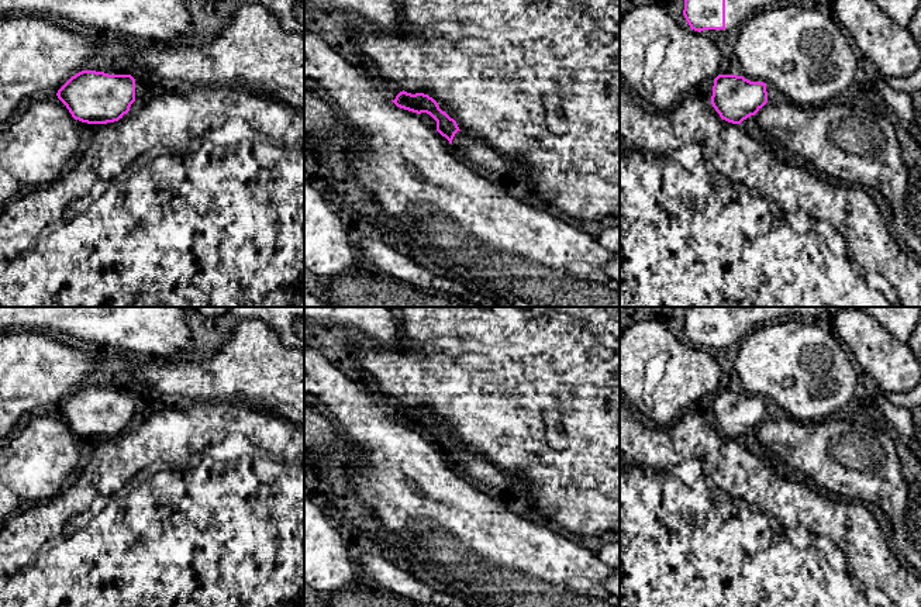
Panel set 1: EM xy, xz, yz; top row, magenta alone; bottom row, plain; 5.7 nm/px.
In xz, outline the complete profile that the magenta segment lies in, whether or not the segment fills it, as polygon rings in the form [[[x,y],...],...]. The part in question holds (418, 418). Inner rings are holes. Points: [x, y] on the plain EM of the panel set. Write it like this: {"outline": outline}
{"outline": [[[400,407],[394,415],[391,415],[397,423],[421,430],[427,428],[437,437],[437,446],[445,452],[449,459],[452,459],[452,455],[455,449],[459,445],[456,437],[451,434],[445,427],[442,427],[438,421],[438,418],[424,408],[407,408]]]}

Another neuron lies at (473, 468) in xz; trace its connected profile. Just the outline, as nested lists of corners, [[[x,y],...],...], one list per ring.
[[[462,446],[455,449],[451,461],[470,483],[477,482],[499,489],[504,497],[518,493],[517,484],[510,476]]]

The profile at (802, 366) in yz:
[[[791,318],[756,327],[739,342],[734,366],[745,394],[772,400],[789,417],[804,423],[835,417],[849,404],[858,384],[845,345],[822,321]]]

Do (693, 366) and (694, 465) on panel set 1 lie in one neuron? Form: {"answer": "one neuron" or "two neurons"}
{"answer": "two neurons"}

